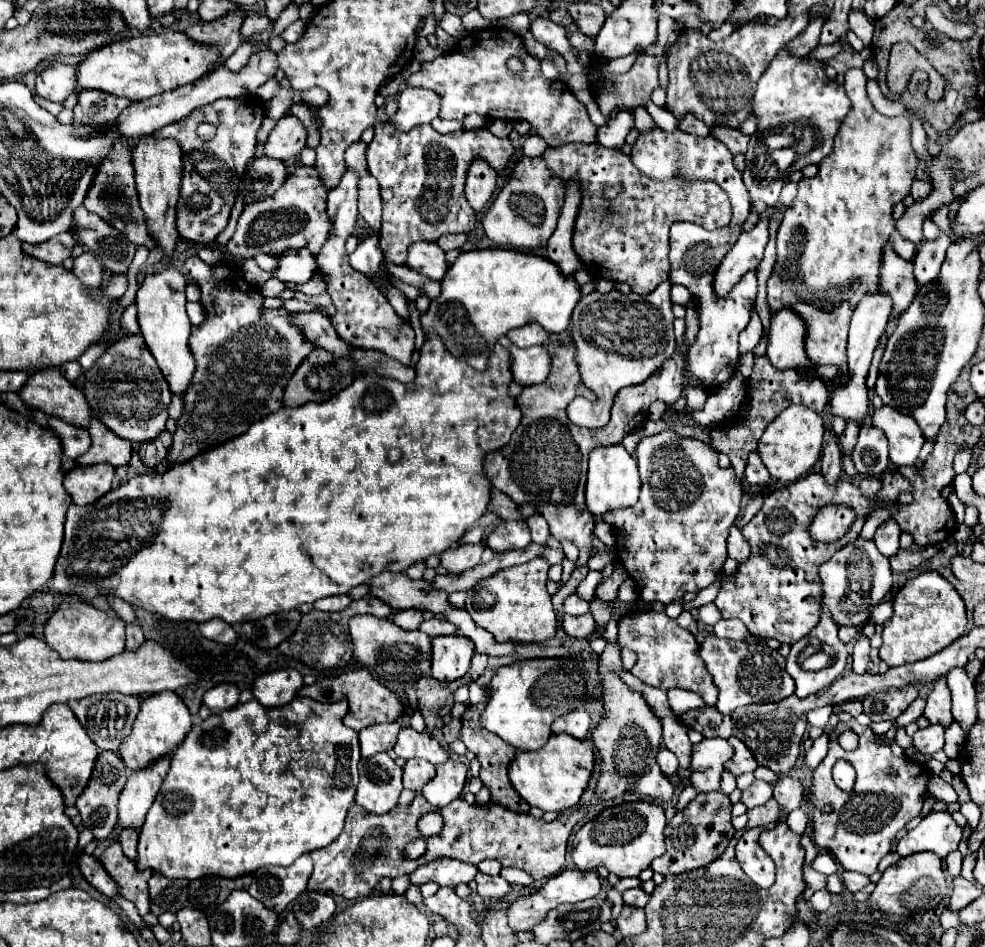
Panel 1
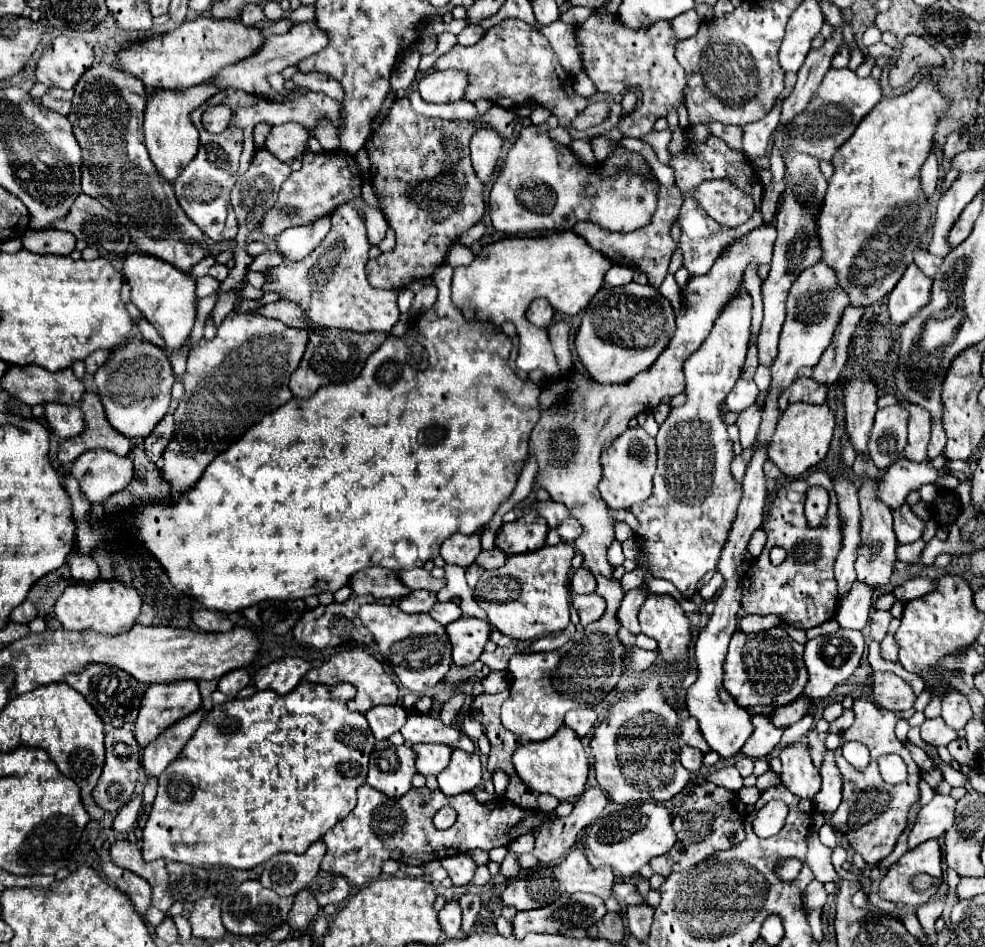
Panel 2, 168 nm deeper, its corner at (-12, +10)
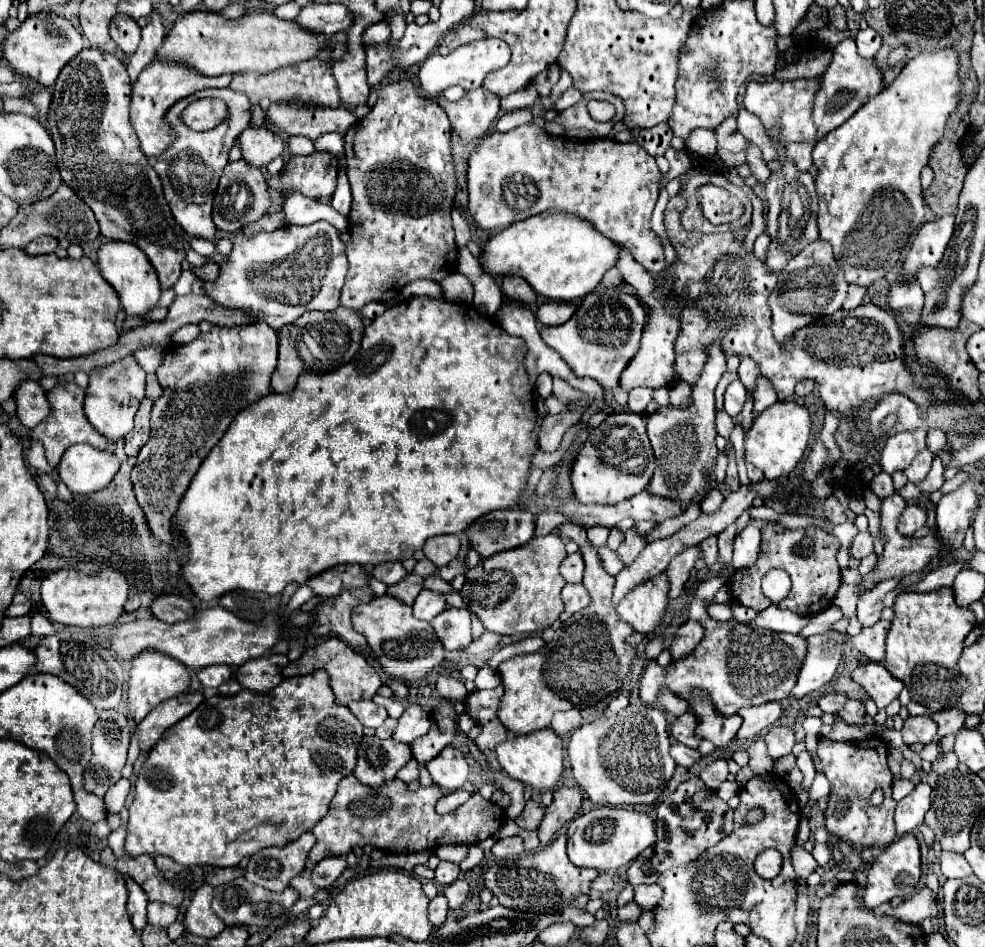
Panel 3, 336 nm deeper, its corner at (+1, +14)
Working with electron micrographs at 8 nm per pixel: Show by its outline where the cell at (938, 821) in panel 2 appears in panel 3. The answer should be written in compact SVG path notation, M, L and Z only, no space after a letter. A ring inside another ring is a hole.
M919 783L913 793L909 793L897 803L895 811L897 837L913 833L923 823L923 817L929 811L929 807L931 807L931 787L927 783Z

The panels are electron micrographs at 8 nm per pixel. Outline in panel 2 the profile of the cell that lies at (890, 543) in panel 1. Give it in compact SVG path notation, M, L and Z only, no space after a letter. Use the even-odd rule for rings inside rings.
M906 503L894 511L894 533L898 537L898 543L918 541L924 533L924 527L926 527L926 521L916 517Z

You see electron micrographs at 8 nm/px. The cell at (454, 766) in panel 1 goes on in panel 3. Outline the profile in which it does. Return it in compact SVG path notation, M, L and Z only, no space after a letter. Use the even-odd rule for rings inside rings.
M445 747L439 757L429 761L427 771L431 773L435 785L439 785L445 793L451 793L465 785L469 775L469 763L459 749Z

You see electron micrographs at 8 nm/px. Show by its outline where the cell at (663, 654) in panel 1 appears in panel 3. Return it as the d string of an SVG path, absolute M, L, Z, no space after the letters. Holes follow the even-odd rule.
M661 573L661 577L653 577L653 581L645 581L645 585L633 589L633 593L629 593L625 601L621 601L617 613L635 631L651 635L665 617L669 605L667 591L669 583L665 573Z

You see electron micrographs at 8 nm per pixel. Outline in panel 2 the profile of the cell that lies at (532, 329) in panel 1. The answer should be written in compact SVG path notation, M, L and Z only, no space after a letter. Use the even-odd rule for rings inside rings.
M546 299L532 301L530 309L526 311L526 319L530 323L534 323L536 327L548 327L552 323L552 319L554 319L554 309Z

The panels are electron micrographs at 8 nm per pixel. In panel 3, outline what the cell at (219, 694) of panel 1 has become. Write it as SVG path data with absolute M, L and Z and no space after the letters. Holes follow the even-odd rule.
M211 665L211 667L201 669L197 677L203 683L203 687L219 687L221 683L231 679L231 669L229 665Z

